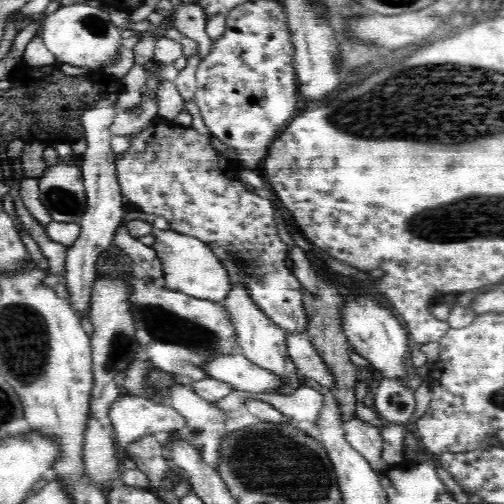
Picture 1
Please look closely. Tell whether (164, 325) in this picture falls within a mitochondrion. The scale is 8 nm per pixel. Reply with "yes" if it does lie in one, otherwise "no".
yes

